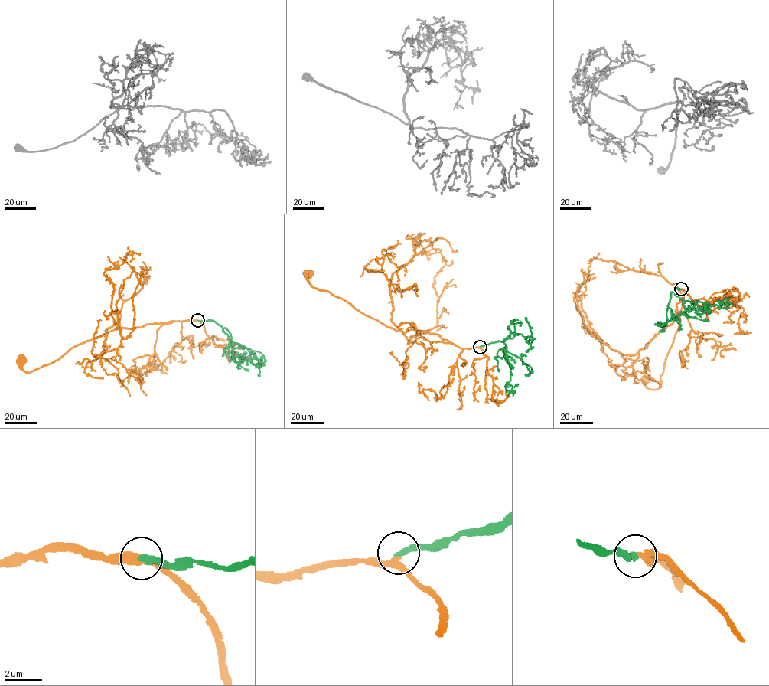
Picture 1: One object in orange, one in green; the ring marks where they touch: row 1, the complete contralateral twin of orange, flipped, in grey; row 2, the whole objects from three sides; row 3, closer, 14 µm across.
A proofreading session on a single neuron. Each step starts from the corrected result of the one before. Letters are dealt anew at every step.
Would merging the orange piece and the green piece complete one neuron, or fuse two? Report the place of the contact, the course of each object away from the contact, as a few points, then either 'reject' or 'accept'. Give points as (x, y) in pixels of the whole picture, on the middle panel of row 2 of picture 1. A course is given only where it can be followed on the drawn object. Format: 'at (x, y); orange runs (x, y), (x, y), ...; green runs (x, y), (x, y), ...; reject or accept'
at (480, 347); orange runs (480, 347), (461, 348), (425, 331), (402, 332), (386, 326), (340, 298), (314, 288), (308, 280), (308, 273); green runs (480, 346), (500, 341), (504, 344), (505, 349), (502, 348), (511, 374), (505, 388), (510, 390), (516, 386); accept

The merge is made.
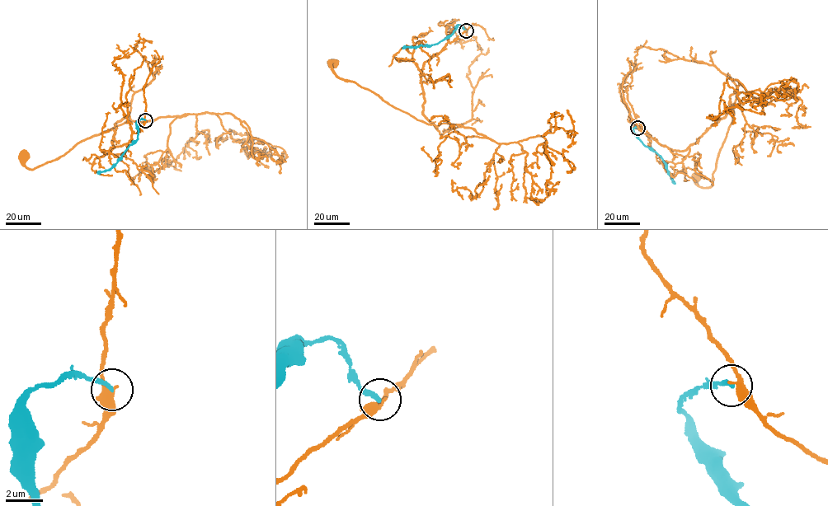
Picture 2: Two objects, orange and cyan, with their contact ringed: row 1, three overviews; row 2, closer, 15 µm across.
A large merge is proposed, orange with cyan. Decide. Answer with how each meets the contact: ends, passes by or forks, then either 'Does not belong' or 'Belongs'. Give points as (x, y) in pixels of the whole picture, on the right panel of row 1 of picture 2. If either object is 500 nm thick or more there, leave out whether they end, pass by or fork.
At the ring orange passes by. At the ring cyan ends. Does not belong

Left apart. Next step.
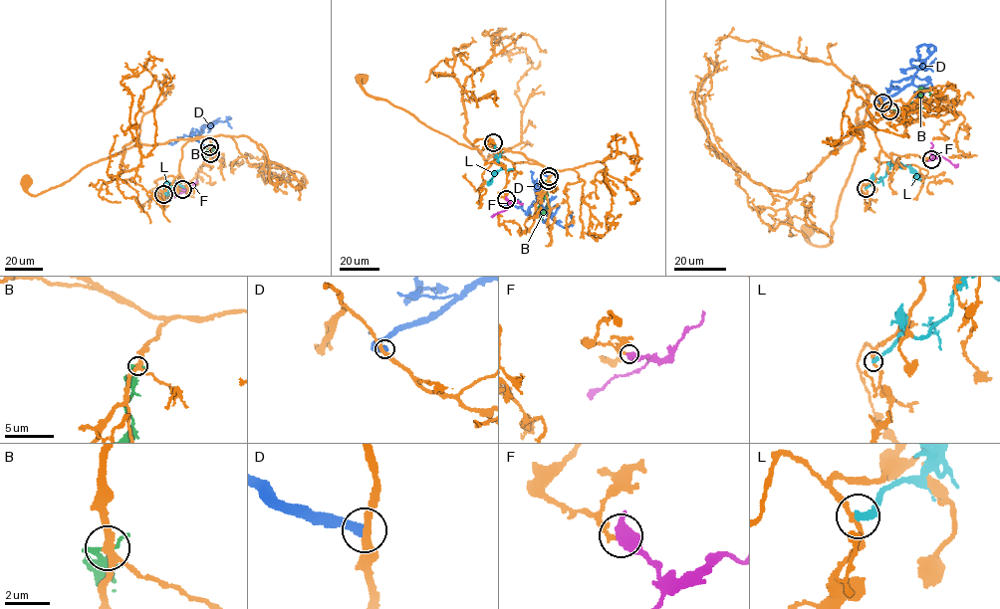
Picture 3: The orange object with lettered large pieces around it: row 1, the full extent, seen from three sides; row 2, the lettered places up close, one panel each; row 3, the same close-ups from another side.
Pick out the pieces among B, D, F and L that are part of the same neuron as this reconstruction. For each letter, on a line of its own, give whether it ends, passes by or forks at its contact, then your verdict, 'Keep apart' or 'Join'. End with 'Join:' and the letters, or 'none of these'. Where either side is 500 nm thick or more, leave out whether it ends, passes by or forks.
B: It ends there. Keep apart
D: It ends there. Keep apart
F: Join
L: It ends there. Keep apart
Join: F

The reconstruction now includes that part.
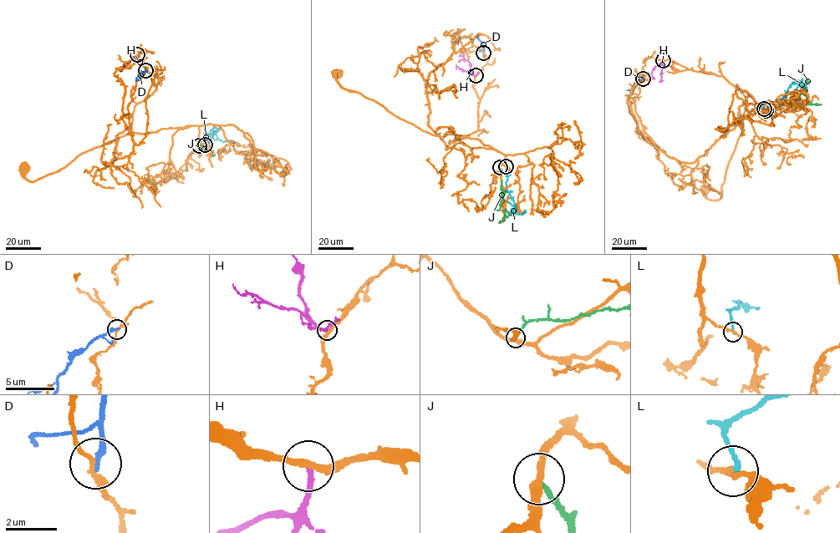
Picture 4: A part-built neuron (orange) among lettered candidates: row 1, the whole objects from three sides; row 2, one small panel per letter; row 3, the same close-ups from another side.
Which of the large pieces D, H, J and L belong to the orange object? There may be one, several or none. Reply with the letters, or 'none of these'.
none of these

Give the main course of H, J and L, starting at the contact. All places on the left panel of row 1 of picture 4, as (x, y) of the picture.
H: (137, 54), (131, 56), (121, 70)
J: (199, 145), (201, 143), (205, 146), (205, 144), (215, 154), (209, 155)
L: (205, 144), (204, 141), (207, 141), (211, 131), (216, 127), (218, 129), (215, 134), (217, 137), (230, 143)

